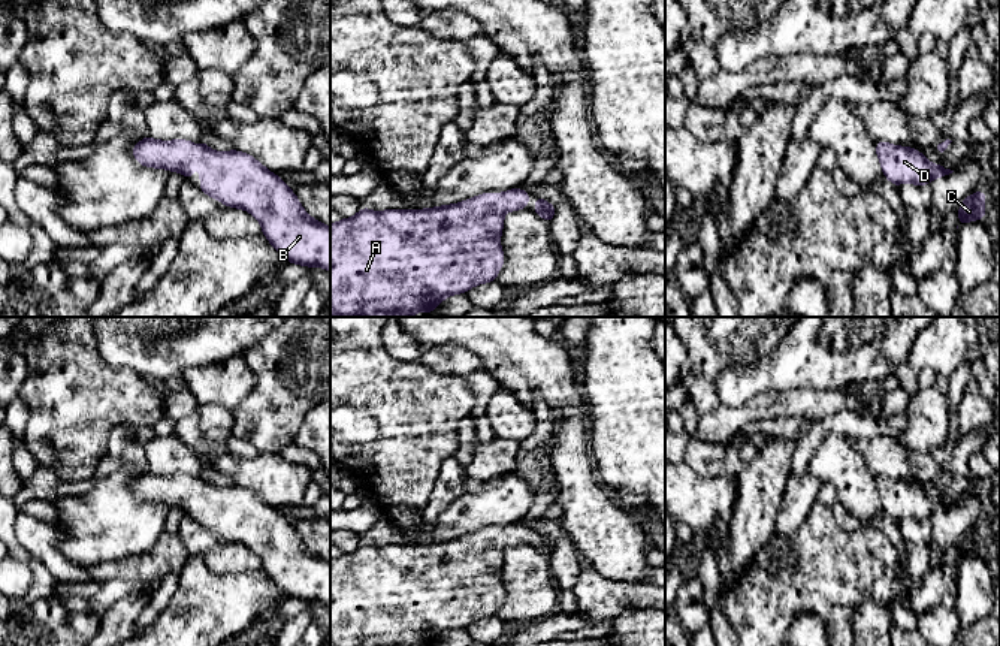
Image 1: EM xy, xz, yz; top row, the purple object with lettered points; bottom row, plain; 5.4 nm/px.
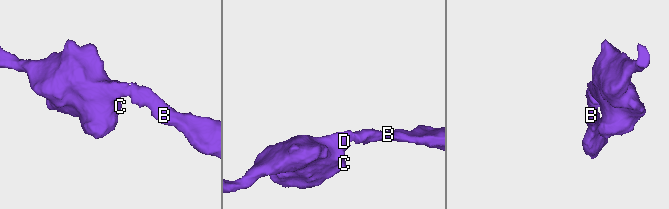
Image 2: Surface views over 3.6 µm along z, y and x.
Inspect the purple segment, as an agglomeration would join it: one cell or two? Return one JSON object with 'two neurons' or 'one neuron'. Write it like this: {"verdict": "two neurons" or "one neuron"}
{"verdict": "one neuron"}

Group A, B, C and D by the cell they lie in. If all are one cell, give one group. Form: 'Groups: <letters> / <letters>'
Groups: A B C D

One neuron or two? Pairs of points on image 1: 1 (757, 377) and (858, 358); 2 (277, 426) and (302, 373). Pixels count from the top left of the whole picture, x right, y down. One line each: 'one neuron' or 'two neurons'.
1: one neuron
2: one neuron

